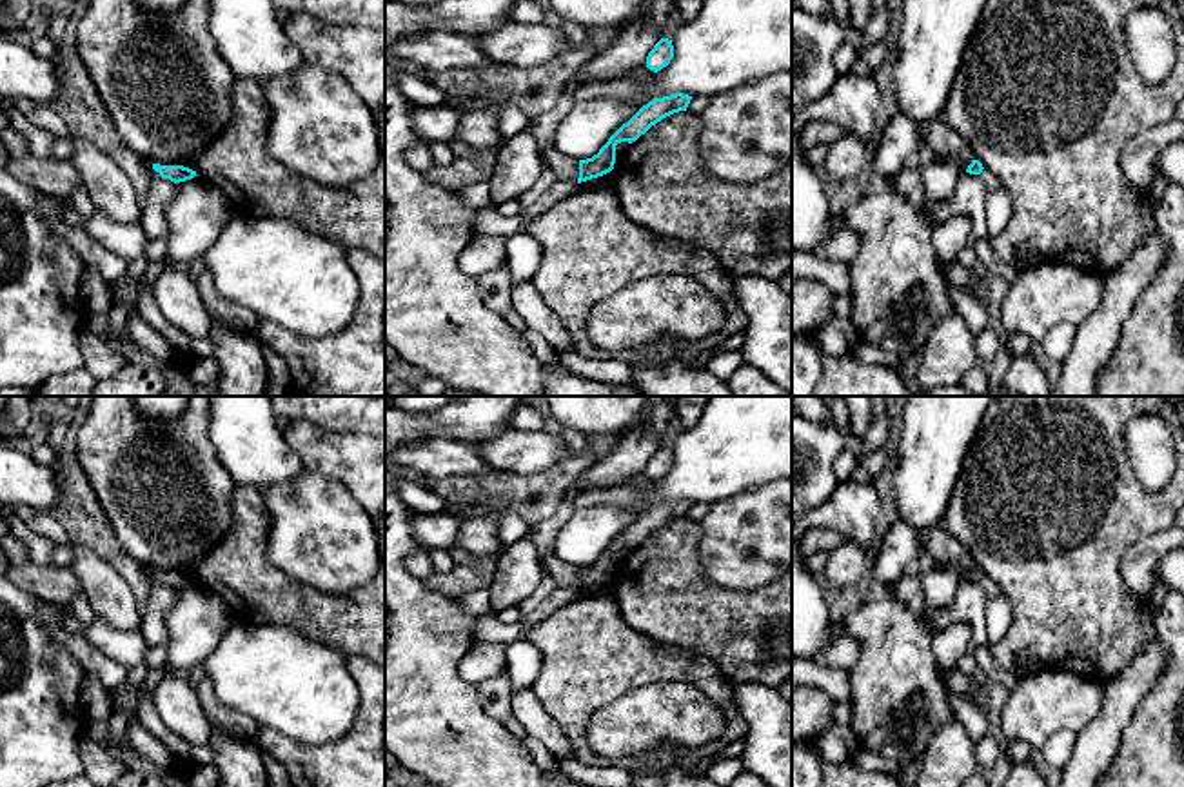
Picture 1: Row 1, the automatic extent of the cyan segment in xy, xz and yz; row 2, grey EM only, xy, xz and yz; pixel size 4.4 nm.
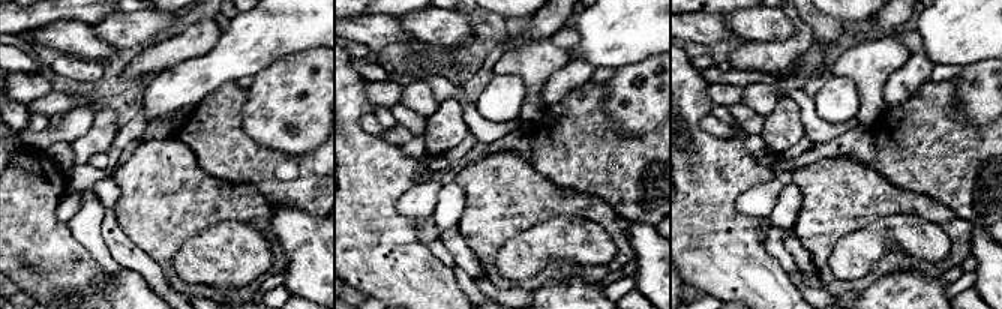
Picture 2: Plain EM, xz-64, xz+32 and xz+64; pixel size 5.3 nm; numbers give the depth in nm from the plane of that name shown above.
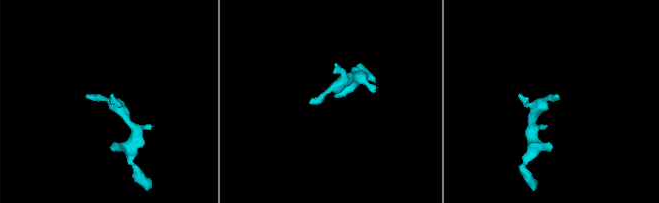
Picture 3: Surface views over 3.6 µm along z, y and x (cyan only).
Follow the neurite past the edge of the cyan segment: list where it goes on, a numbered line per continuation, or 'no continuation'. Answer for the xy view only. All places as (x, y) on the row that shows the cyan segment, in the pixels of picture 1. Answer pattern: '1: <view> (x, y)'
no continuation

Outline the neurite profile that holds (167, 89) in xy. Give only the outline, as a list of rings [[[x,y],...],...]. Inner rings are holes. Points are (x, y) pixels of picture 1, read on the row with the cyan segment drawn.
[[[91,0],[78,24],[78,55],[85,64],[122,142],[160,165],[196,171],[205,147],[232,122],[234,71],[211,35],[211,0],[187,0],[171,15],[145,13],[134,0]]]

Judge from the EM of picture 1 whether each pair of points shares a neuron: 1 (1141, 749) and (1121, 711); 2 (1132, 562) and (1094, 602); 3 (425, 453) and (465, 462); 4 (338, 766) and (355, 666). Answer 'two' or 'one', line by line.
1: two
2: two
3: one
4: one

